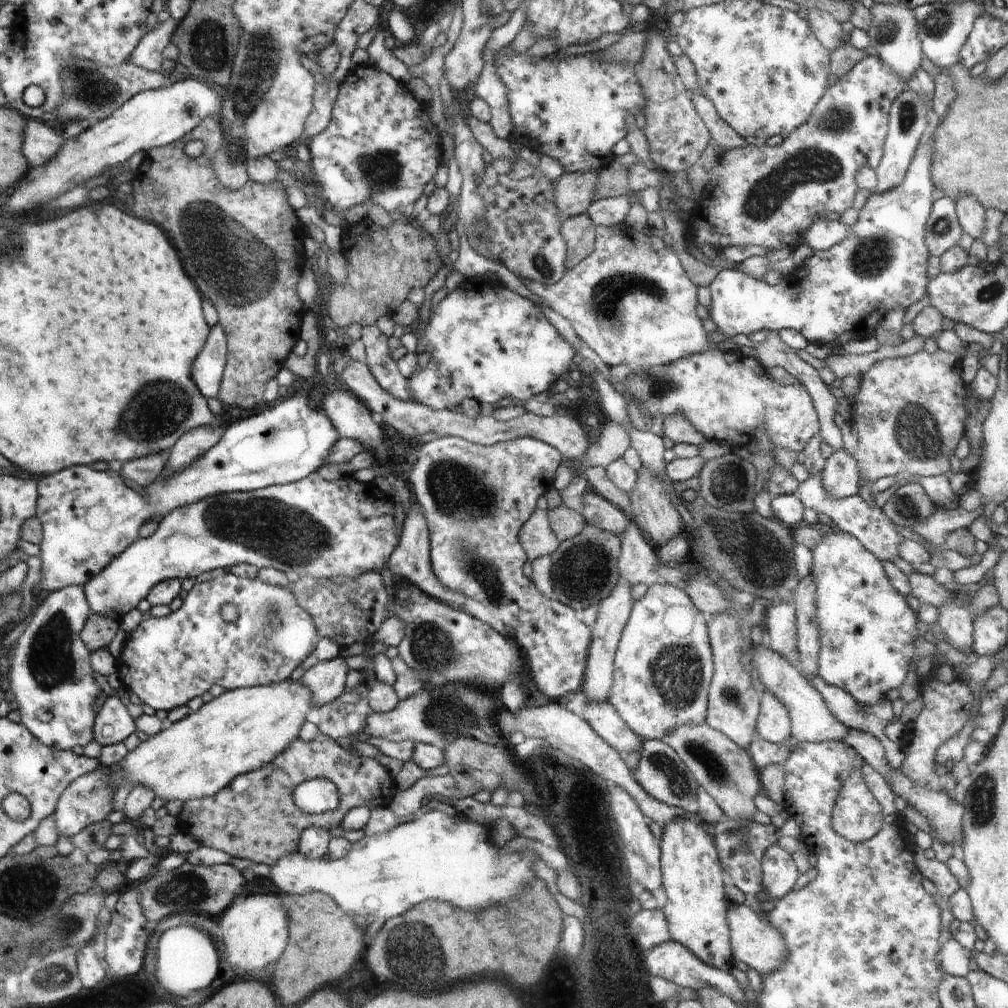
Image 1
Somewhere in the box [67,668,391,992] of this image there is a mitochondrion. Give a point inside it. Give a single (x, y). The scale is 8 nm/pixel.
(187, 890)

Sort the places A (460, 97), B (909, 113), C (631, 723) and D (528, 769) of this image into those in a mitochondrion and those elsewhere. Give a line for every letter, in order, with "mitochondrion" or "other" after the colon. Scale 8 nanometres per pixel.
A: other
B: mitochondrion
C: other
D: other

